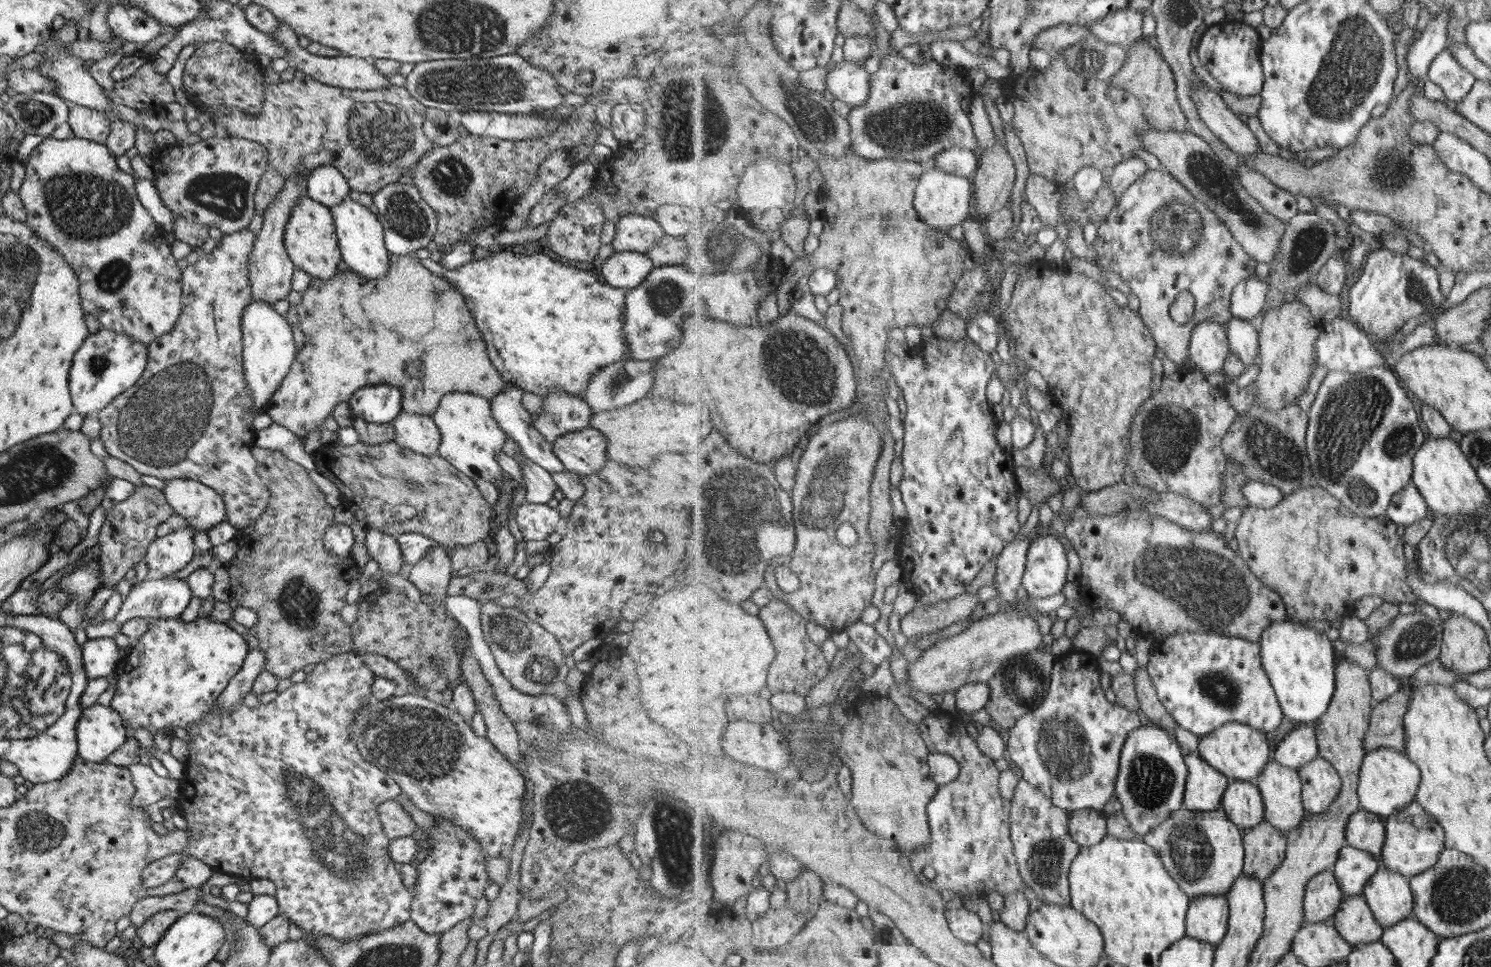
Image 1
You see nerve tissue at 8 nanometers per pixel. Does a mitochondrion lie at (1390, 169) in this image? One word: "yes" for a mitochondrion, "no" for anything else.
yes

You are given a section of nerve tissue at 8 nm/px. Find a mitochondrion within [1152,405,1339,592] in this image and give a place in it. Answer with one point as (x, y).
(1268, 449)

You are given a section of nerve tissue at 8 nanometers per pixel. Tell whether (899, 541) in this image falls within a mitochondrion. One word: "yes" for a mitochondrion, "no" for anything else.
no

